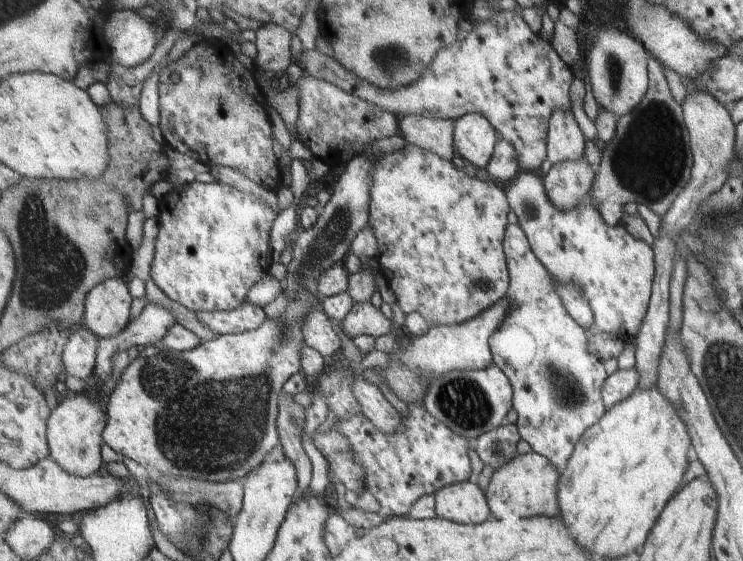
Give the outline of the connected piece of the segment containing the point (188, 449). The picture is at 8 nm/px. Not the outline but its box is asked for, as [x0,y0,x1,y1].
[104,149,383,482]

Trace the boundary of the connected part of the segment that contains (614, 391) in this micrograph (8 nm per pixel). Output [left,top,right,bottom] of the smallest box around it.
[603,365,639,409]

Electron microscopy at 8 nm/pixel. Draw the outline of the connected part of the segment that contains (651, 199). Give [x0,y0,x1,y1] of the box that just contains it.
[588,56,694,226]

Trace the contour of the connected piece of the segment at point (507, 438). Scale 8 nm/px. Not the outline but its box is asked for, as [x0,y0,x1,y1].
[469,422,521,471]

